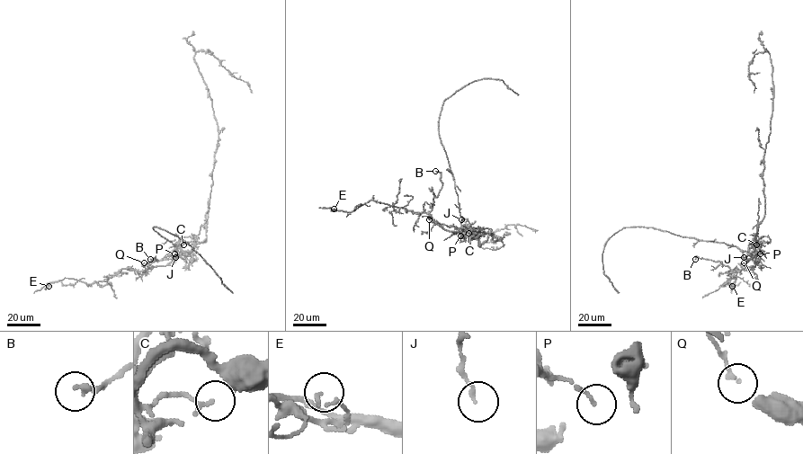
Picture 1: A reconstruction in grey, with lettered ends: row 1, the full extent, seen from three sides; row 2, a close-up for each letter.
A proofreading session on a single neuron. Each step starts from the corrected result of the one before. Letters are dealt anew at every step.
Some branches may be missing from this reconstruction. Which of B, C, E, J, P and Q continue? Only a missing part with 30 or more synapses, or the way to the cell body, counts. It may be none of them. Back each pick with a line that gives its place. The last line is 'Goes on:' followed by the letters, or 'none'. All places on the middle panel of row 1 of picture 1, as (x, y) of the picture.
Goes on: none

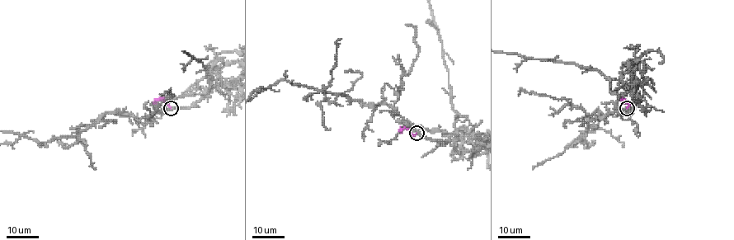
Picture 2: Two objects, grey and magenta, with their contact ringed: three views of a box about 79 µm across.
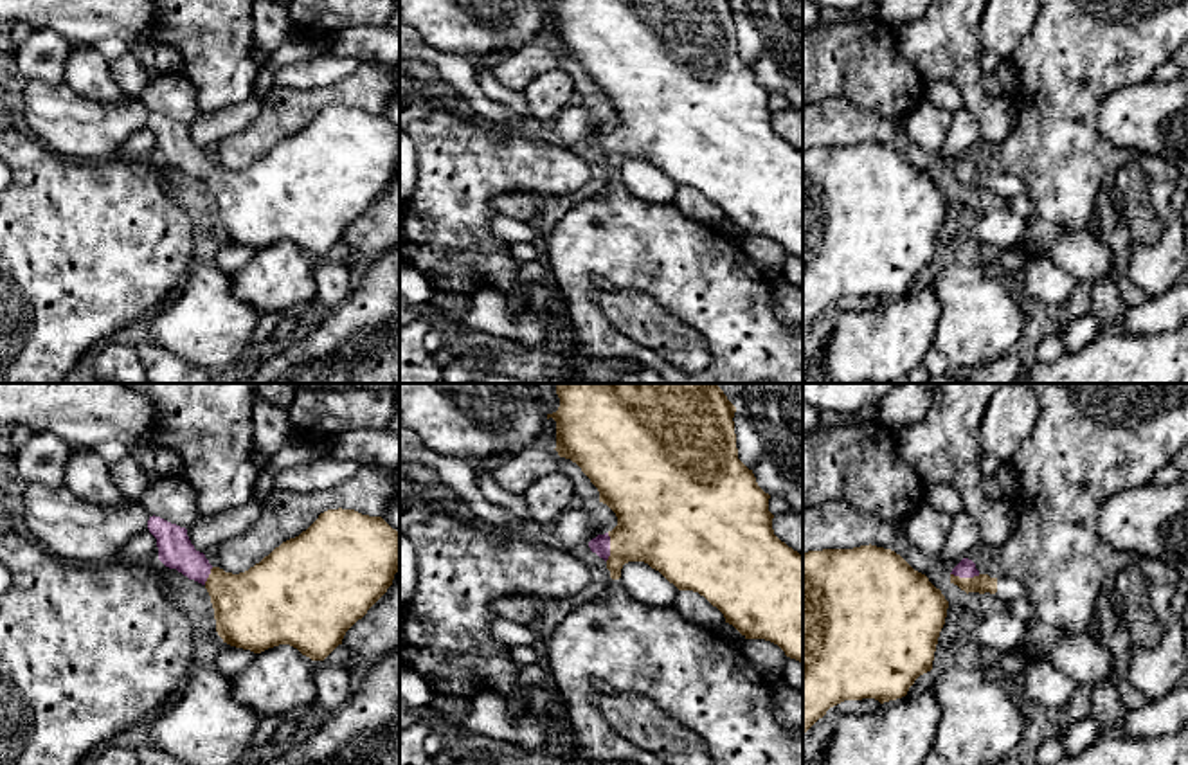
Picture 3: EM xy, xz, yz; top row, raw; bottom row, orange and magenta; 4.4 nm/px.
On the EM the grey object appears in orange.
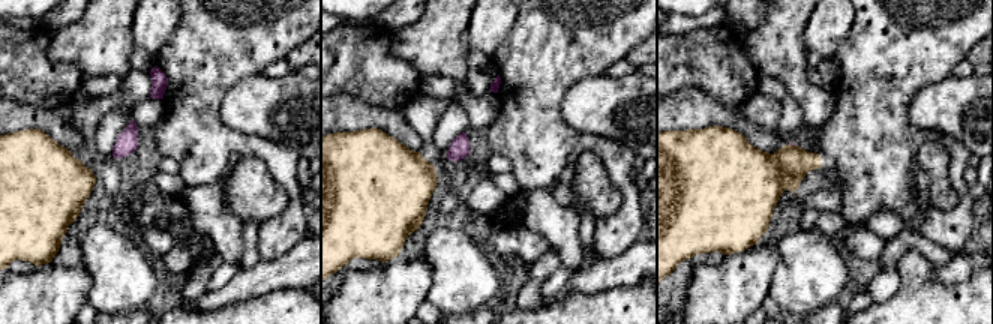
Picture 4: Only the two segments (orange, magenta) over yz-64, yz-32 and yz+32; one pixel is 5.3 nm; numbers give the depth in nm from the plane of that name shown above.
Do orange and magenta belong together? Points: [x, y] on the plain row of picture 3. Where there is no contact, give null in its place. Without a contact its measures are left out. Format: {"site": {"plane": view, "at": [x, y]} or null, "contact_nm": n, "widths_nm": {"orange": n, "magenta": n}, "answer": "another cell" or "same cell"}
{"site": {"plane": "yz", "at": [965, 175]}, "contact_nm": 140, "widths_nm": {"orange": 90, "magenta": 80}, "answer": "same cell"}

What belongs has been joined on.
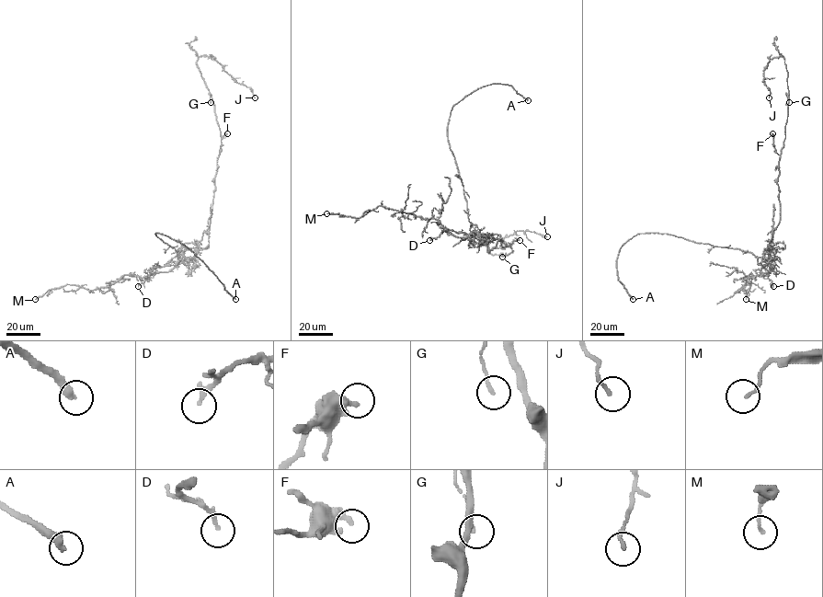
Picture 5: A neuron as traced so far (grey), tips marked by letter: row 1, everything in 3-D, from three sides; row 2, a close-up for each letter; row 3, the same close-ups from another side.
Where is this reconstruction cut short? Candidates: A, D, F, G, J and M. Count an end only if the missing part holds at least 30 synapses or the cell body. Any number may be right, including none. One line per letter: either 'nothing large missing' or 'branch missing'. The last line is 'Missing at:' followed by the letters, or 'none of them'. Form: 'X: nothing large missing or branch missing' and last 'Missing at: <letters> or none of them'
A: branch missing
D: nothing large missing
F: nothing large missing
G: nothing large missing
J: nothing large missing
M: nothing large missing
Missing at: A

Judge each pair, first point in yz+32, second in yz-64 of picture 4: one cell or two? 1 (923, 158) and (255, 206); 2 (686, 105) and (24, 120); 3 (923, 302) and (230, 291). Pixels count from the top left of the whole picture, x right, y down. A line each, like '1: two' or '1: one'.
1: one
2: one
3: two

